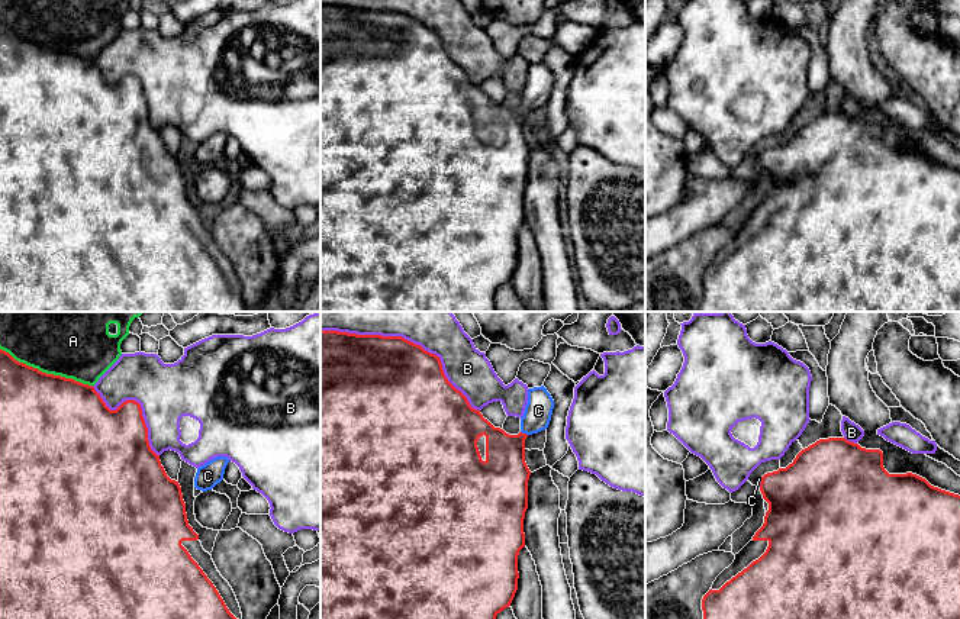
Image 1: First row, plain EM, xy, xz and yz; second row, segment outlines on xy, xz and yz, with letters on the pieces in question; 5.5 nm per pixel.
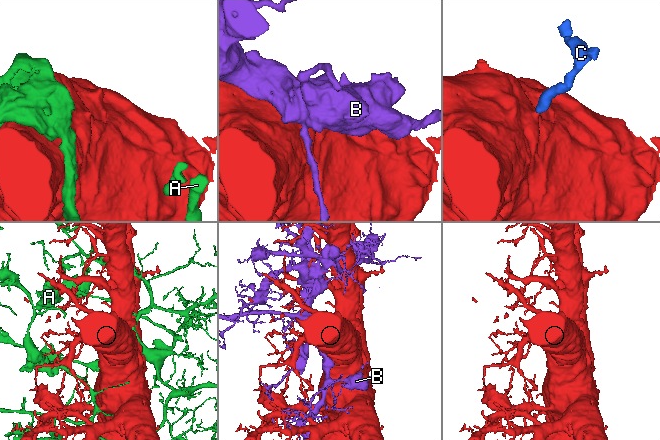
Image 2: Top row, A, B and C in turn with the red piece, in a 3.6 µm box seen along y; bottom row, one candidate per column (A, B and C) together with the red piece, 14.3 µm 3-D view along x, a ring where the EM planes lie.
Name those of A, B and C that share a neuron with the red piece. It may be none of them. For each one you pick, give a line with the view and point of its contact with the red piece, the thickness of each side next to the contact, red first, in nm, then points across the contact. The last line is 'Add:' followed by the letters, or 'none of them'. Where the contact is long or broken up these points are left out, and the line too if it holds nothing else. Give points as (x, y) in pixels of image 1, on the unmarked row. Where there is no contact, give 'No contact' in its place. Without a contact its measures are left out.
C: Touches red at xz (524, 109). Thickness 260 nm (red) against 150 nm. Path across: xz (505, 150), (505, 129), (524, 109), (538, 86)
Add: C

